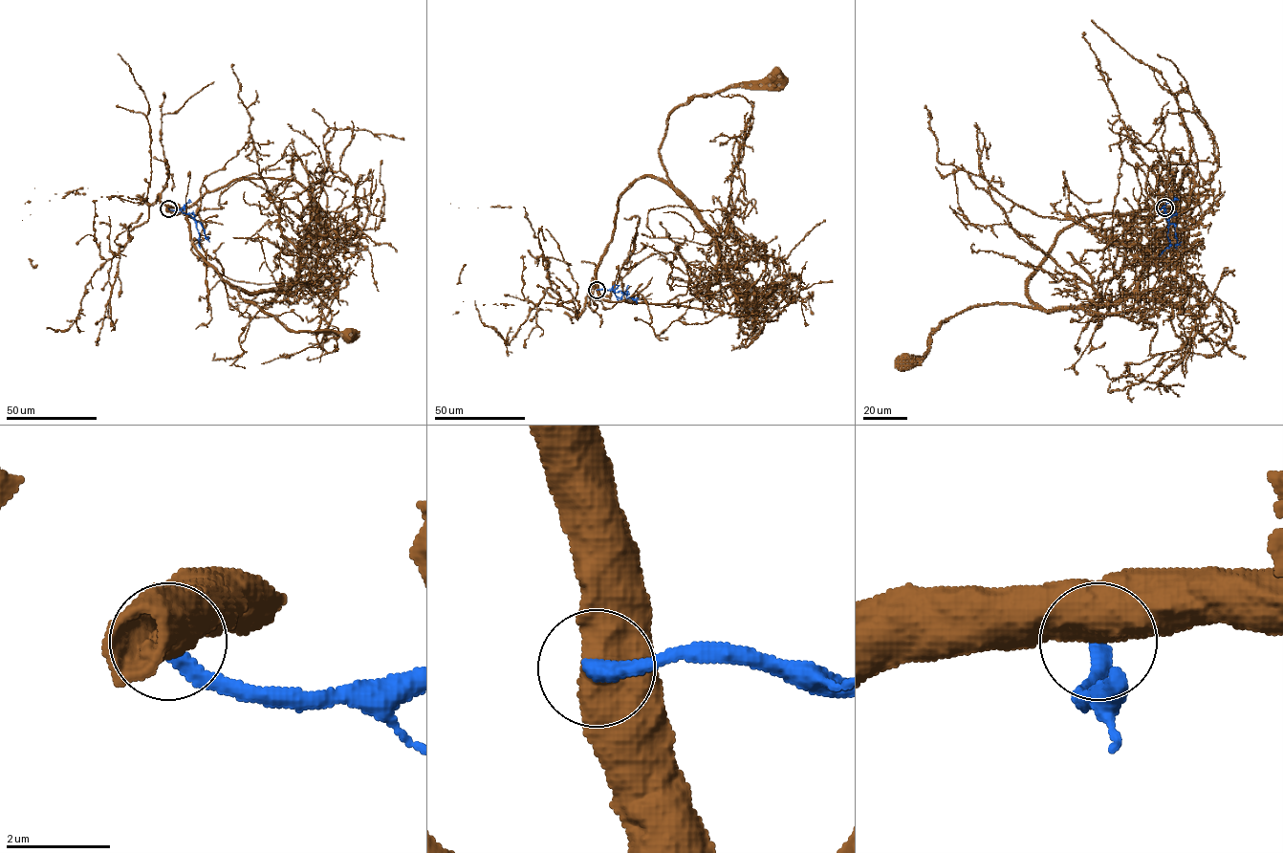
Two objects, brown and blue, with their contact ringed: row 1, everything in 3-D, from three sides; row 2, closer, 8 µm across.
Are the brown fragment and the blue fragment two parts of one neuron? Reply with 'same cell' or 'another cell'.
another cell

